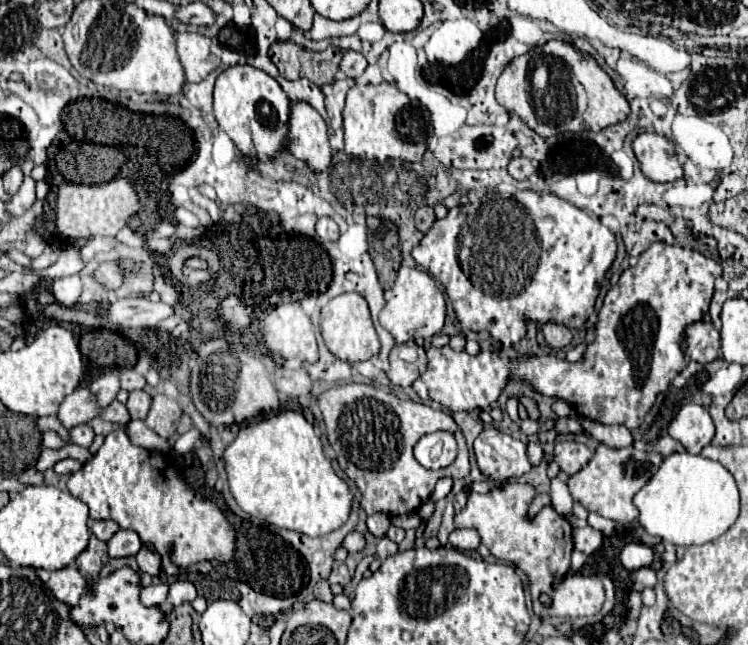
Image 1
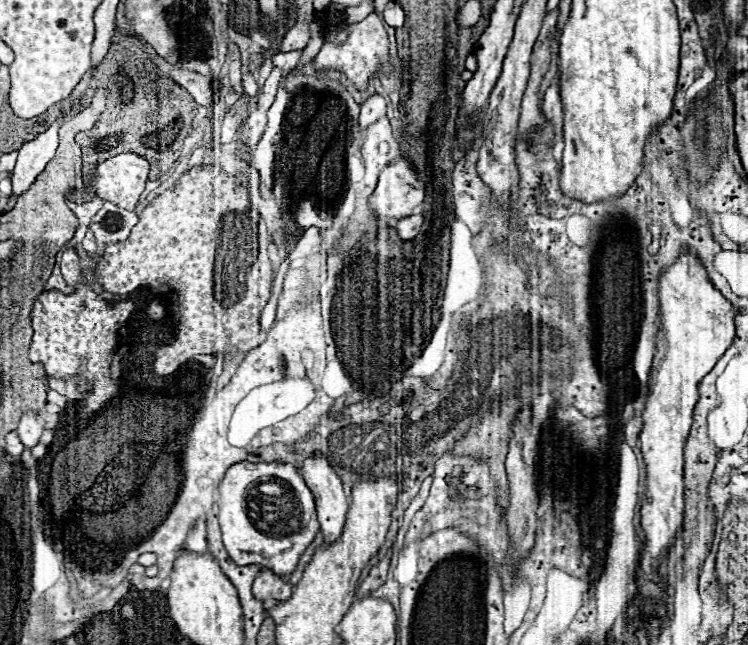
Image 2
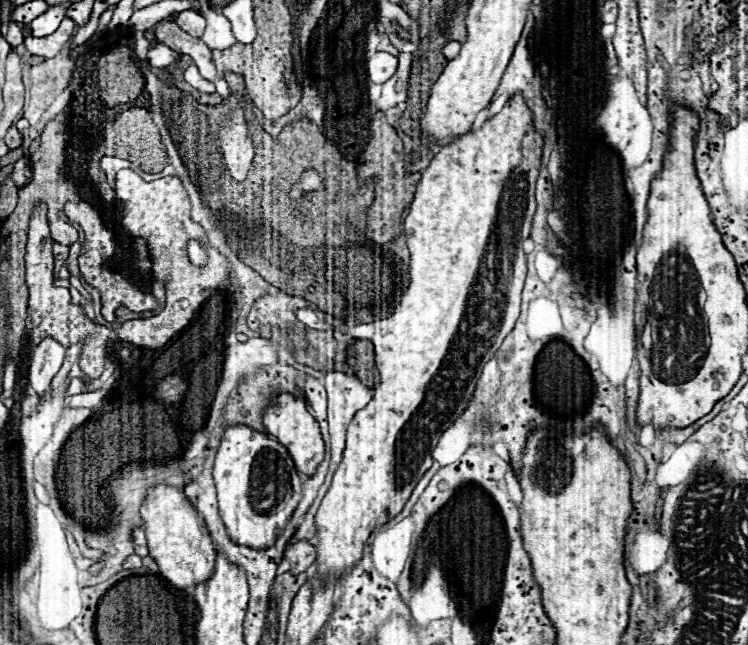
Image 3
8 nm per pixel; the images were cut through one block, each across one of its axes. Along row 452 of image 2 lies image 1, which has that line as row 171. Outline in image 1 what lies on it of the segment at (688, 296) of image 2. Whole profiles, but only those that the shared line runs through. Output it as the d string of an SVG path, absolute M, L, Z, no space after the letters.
M642 132L632 144L634 154L646 178L652 182L674 182L682 178L682 166L676 160L674 144L660 134Z

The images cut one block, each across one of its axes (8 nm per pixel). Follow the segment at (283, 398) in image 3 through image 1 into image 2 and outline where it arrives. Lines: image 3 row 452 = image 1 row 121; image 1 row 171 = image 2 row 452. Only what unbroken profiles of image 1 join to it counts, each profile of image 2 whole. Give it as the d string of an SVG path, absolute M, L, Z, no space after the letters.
M314 452L310 458L306 458L300 472L314 494L324 540L338 540L348 512L348 498L342 490L338 474L334 472L334 468L322 452Z

